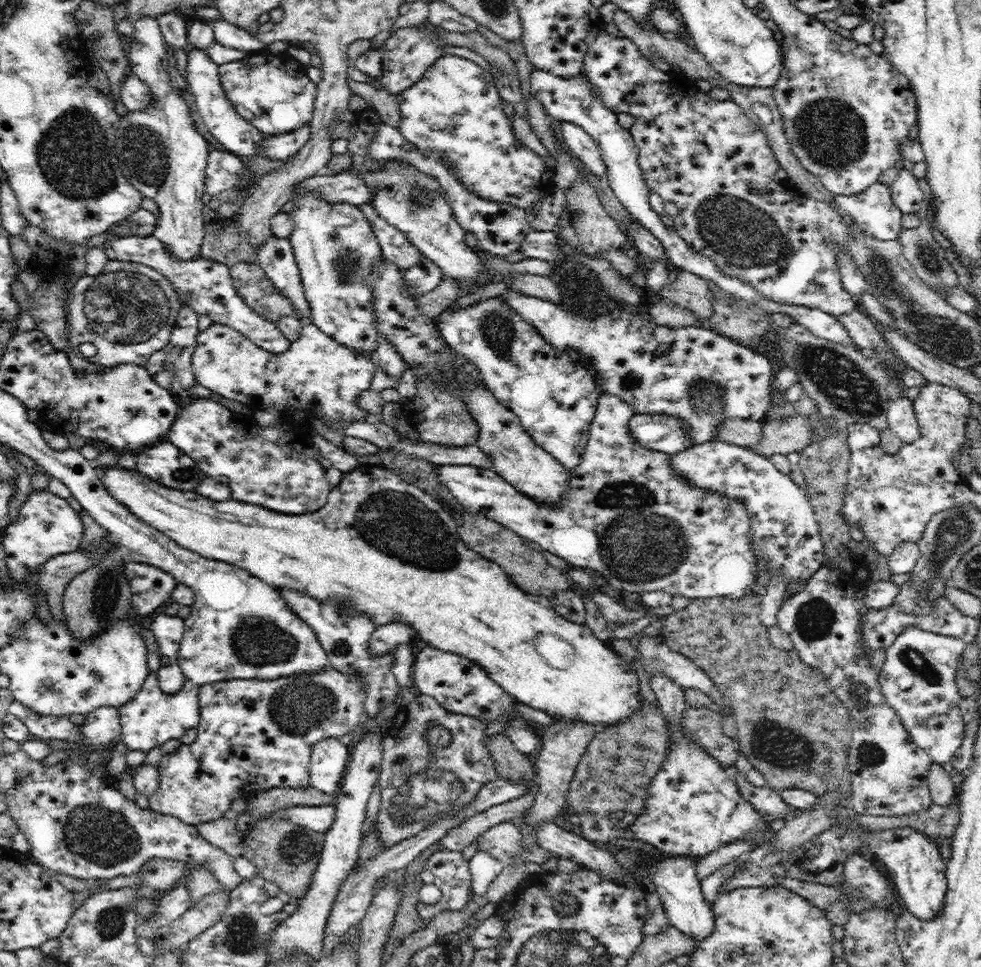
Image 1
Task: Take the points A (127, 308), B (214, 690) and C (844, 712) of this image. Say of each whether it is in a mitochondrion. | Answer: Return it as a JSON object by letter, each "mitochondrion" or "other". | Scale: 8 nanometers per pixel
{"A":"mitochondrion","B":"other","C":"other"}

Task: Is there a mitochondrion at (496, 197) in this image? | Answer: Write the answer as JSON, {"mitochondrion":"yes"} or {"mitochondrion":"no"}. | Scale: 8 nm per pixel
{"mitochondrion":"no"}

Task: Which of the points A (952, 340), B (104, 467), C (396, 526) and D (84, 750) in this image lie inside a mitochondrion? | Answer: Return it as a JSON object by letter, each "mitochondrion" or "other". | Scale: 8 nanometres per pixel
{"A":"mitochondrion","B":"other","C":"mitochondrion","D":"other"}

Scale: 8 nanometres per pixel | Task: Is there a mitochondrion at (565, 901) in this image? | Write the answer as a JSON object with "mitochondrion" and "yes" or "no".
{"mitochondrion":"yes"}

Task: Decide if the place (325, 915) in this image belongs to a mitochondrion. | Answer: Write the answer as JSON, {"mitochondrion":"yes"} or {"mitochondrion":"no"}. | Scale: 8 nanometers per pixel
{"mitochondrion":"no"}

